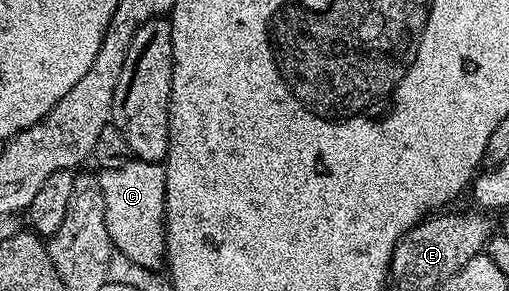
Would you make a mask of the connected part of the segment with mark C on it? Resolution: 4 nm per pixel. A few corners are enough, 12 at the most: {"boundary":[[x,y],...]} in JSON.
{"boundary":[[129,159],[99,173],[113,245],[166,260],[164,168]]}

